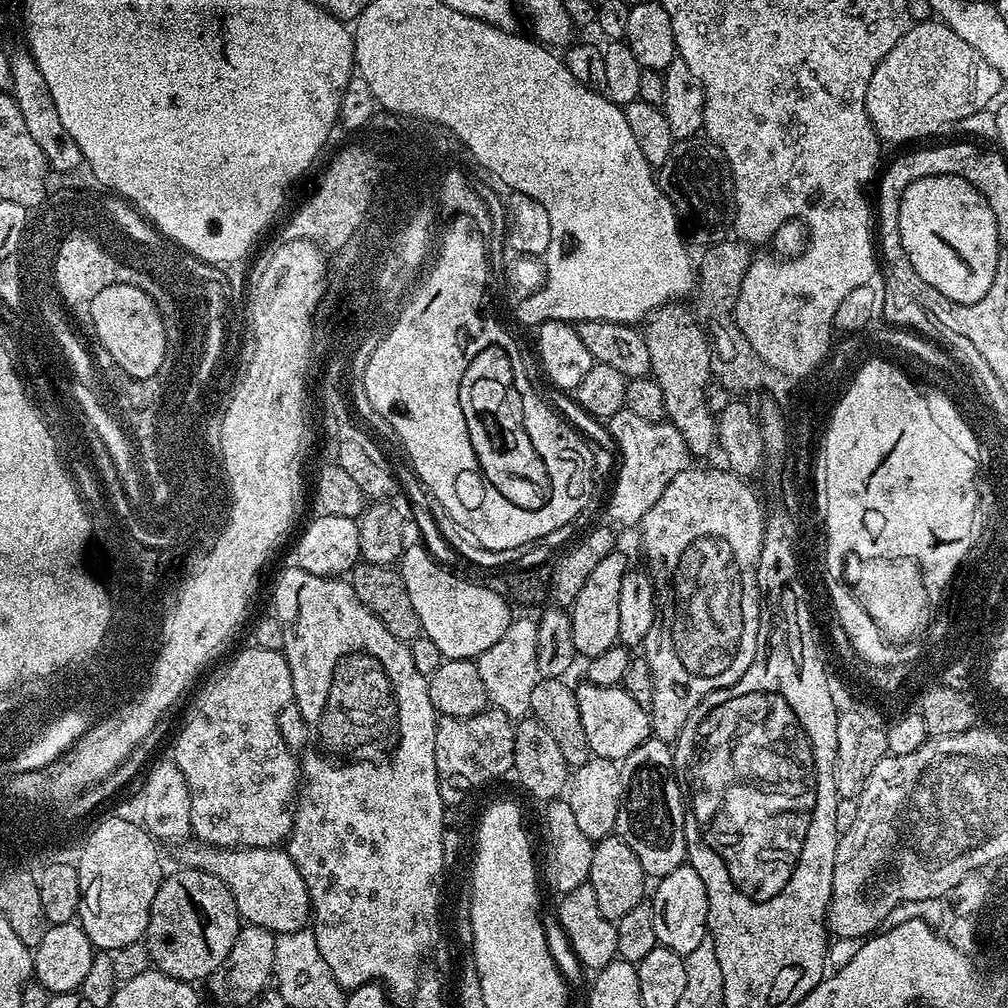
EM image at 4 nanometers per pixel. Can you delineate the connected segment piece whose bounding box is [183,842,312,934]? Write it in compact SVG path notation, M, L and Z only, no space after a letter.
M188 842L183 848L183 863L187 867L214 874L214 878L228 887L240 911L241 921L257 924L277 934L299 932L309 927L312 899L308 897L308 887L298 866L294 866L283 847L218 848L203 842Z

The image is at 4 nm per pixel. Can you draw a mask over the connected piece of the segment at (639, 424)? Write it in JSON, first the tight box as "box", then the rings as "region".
{"box":[606,406,690,526],"region":[[[627,406],[608,419],[606,428],[616,443],[618,466],[620,462],[620,473],[612,488],[612,505],[608,508],[608,516],[616,524],[636,526],[650,510],[650,506],[654,506],[667,484],[679,472],[688,471],[690,453],[682,434],[675,426],[667,422],[646,422],[646,418],[638,418],[638,414],[631,412]]]}

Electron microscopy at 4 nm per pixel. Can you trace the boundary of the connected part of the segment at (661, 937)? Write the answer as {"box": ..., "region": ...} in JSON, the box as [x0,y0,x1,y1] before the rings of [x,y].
{"box":[650,862,708,957],"region":[[[685,862],[670,870],[670,874],[659,877],[655,881],[656,893],[650,896],[650,903],[654,910],[654,934],[659,947],[669,948],[686,957],[690,950],[701,945],[708,931],[708,895],[706,886],[698,870]]]}

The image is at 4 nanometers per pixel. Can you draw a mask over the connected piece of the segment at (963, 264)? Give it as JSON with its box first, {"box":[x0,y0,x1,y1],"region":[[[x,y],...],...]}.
{"box":[898,176,1002,306],"region":[[[927,176],[918,178],[918,182],[910,182],[910,186],[906,186],[900,195],[898,226],[902,234],[902,246],[923,281],[950,298],[956,306],[973,304],[986,298],[986,290],[990,290],[994,274],[1001,267],[1002,245],[993,211],[987,205],[986,198],[970,182],[961,176]]]}

